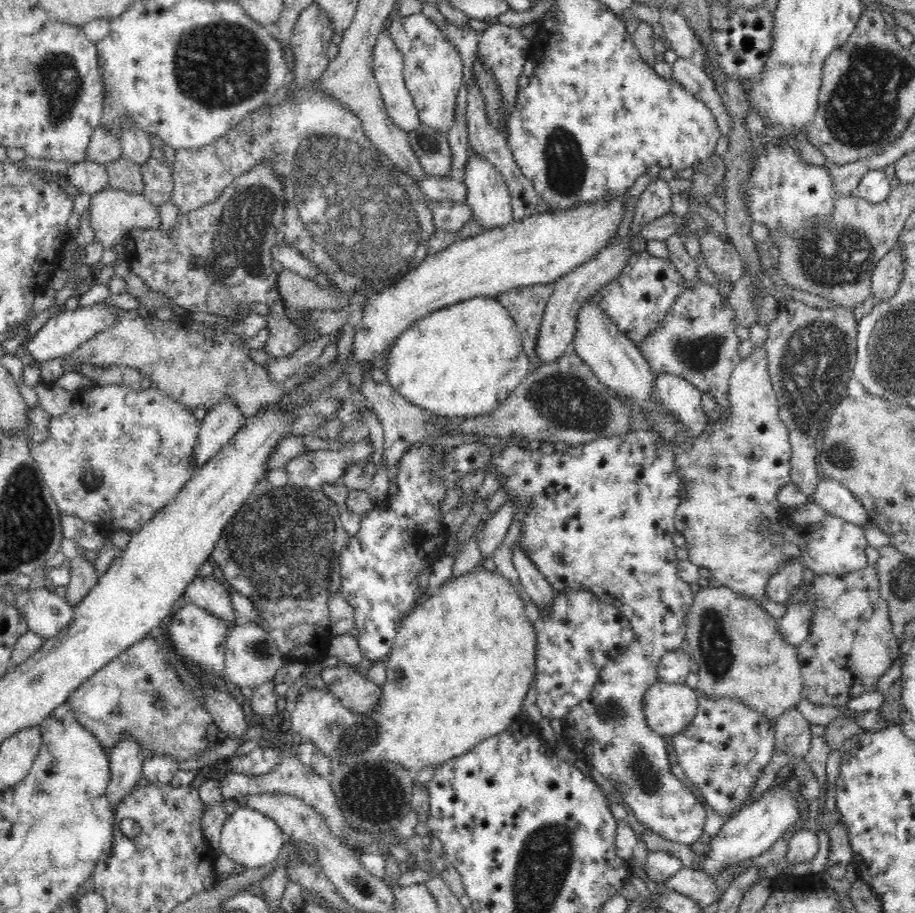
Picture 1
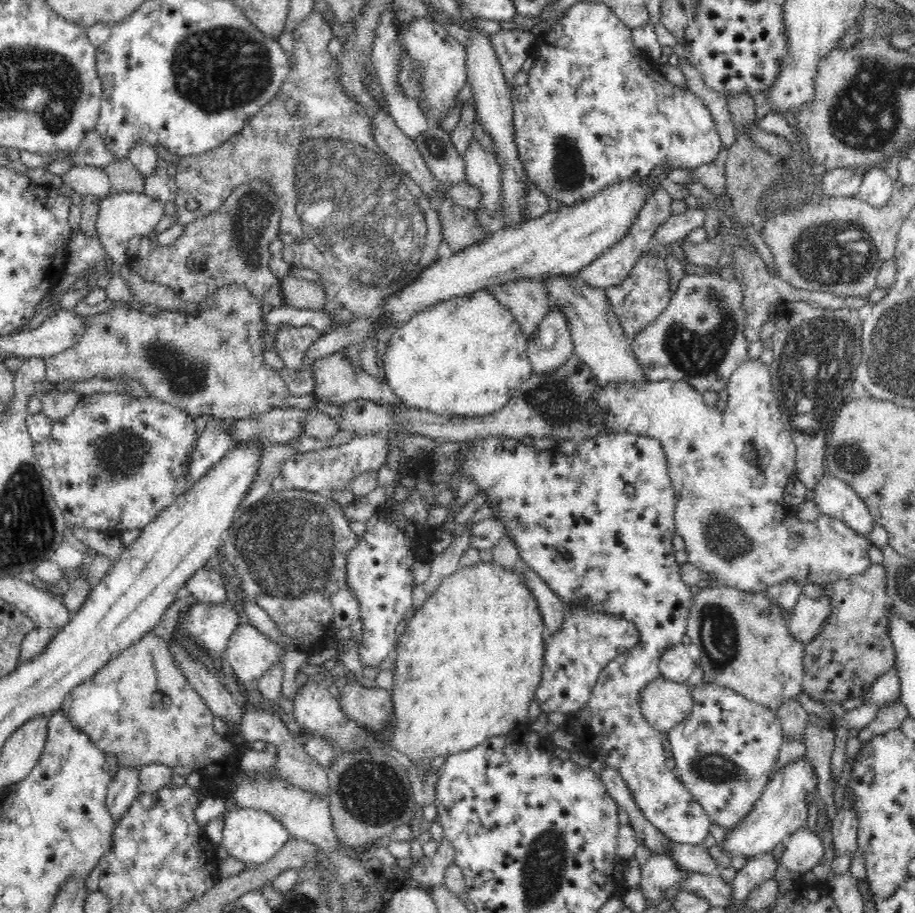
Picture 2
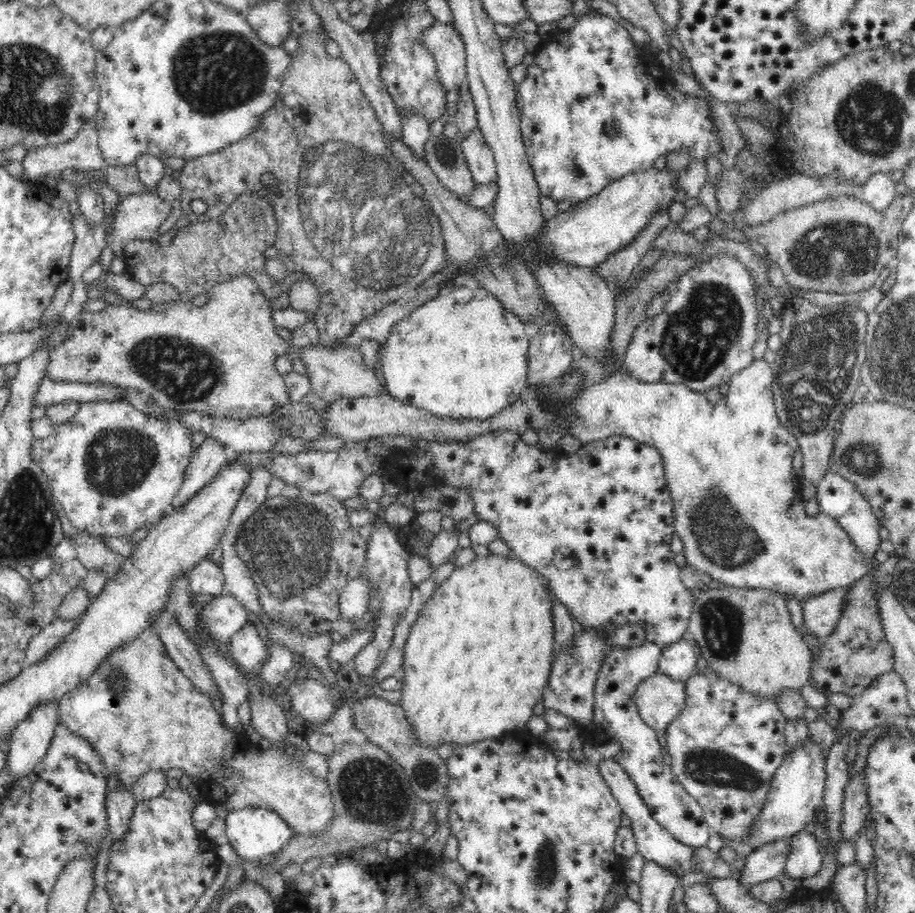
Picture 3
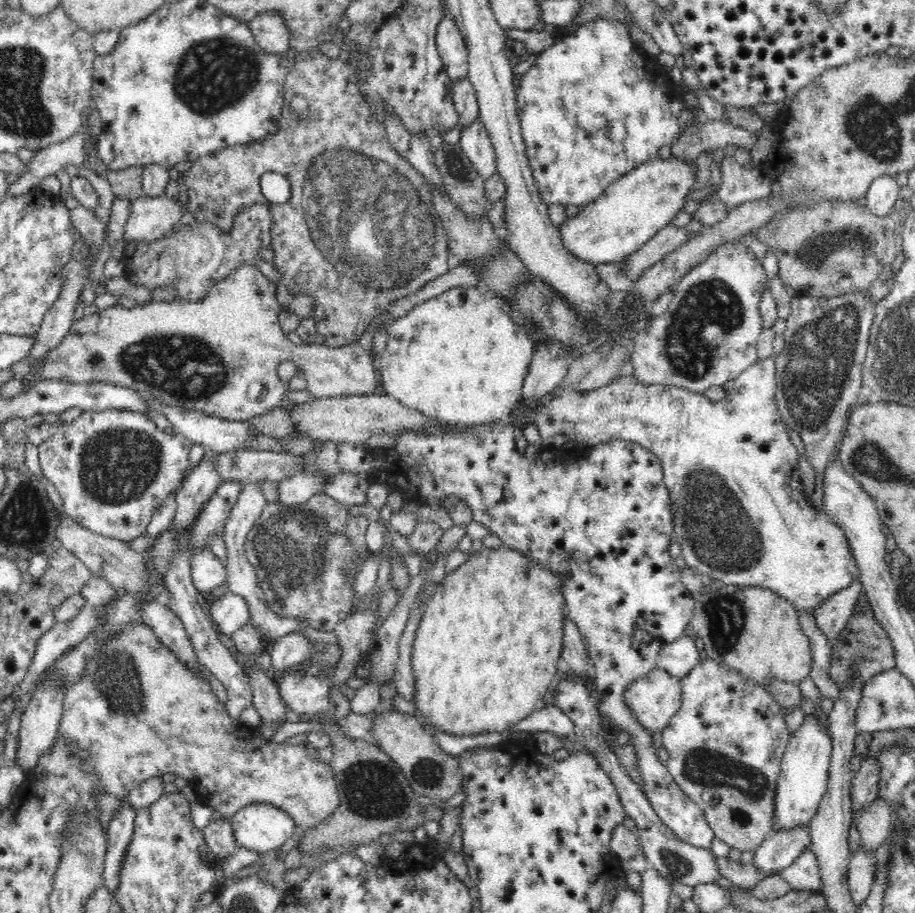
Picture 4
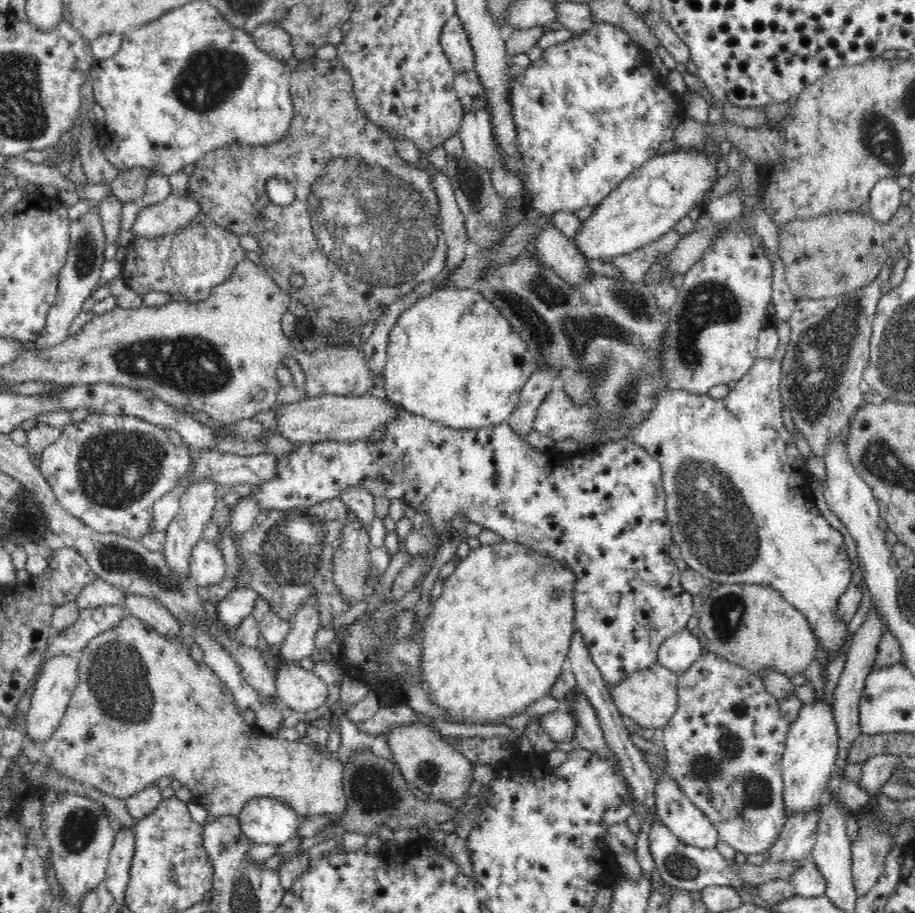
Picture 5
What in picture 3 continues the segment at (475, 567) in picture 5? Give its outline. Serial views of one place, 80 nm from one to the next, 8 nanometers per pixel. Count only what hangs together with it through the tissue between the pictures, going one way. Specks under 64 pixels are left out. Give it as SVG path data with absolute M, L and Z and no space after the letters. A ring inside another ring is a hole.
M491 554L487 557L476 557L466 566L454 569L454 572L434 591L432 598L424 605L416 622L412 625L409 637L405 642L403 663L401 664L403 672L401 676L402 698L400 698L399 706L404 710L404 715L411 724L412 731L414 731L420 745L430 747L430 749L437 748L442 744L462 747L482 740L495 740L510 731L519 733L526 729L528 719L533 716L535 704L542 698L544 688L548 684L550 670L552 670L553 652L556 651L554 649L551 600L549 599L553 592L548 590L548 581L537 570L524 564L521 559L517 559L515 556L506 558Z

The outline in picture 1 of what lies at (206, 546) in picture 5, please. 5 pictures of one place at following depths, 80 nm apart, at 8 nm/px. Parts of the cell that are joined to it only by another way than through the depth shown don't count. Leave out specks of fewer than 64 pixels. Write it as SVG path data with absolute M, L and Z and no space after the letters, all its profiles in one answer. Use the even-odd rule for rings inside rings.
M210 575L208 577L196 576L185 590L187 601L194 603L198 608L205 610L227 622L229 628L236 625L234 607L228 590Z

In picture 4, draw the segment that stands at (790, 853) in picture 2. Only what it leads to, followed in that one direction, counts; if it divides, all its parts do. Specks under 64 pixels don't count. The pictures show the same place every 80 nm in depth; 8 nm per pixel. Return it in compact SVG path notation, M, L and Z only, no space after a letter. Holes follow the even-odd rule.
M806 847L780 875L794 891L822 892L820 865L811 847Z

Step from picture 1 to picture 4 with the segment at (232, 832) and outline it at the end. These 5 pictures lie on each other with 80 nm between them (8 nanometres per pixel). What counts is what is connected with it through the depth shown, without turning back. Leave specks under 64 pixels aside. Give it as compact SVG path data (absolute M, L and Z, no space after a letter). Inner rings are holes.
M265 803L246 806L228 820L237 846L260 853L286 847L297 828L286 812Z

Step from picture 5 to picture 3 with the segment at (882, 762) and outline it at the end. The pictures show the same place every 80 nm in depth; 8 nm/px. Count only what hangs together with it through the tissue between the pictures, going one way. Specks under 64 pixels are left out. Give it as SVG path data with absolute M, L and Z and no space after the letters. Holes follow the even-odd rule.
M863 770L861 773L850 779L846 785L844 795L844 818L840 823L842 833L841 842L856 840L864 825L868 812L868 791L865 788Z

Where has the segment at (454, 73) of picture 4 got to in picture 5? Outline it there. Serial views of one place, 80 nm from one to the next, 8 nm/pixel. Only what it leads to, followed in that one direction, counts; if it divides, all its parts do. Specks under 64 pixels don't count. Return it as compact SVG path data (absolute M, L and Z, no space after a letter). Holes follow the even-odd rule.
M458 15L451 16L444 24L440 42L456 74L473 68L473 48Z

